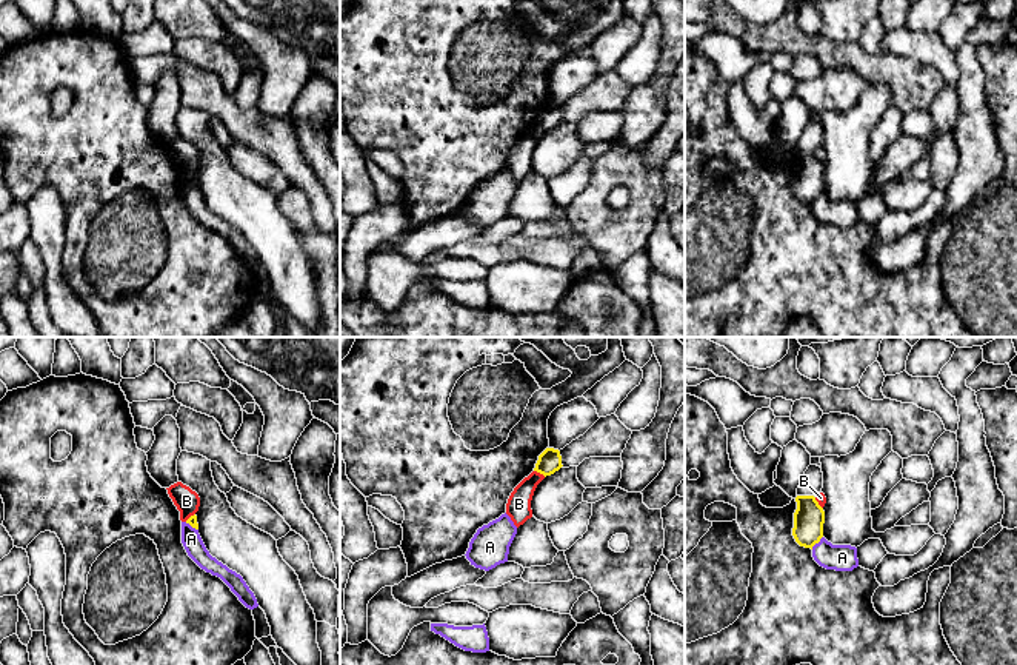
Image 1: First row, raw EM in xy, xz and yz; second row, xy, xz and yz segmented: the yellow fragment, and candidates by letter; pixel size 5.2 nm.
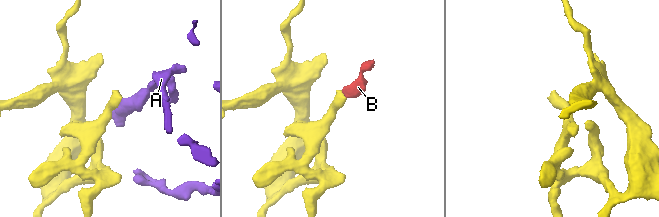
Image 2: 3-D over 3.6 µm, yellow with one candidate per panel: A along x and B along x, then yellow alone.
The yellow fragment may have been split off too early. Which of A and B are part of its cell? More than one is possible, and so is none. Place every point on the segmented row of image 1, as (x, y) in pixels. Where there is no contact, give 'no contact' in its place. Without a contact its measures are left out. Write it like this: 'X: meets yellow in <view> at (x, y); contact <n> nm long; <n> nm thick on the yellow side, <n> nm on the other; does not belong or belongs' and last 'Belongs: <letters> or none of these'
A: meets yellow in yz at (817, 542); contact 90 nm long; 160 nm thick on the yellow side, 140 nm on the other; does not belong
B: meets yellow in xz at (540, 473); contact 70 nm long; 120 nm thick on the yellow side, 130 nm on the other; does not belong
Belongs: none of these

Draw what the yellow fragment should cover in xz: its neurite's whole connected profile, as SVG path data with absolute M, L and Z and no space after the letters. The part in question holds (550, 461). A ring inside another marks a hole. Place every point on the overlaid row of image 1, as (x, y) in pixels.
M546 448L540 456L539 460L535 463L534 471L546 476L554 474L555 471L559 471L562 468L562 456L559 449L554 448Z

